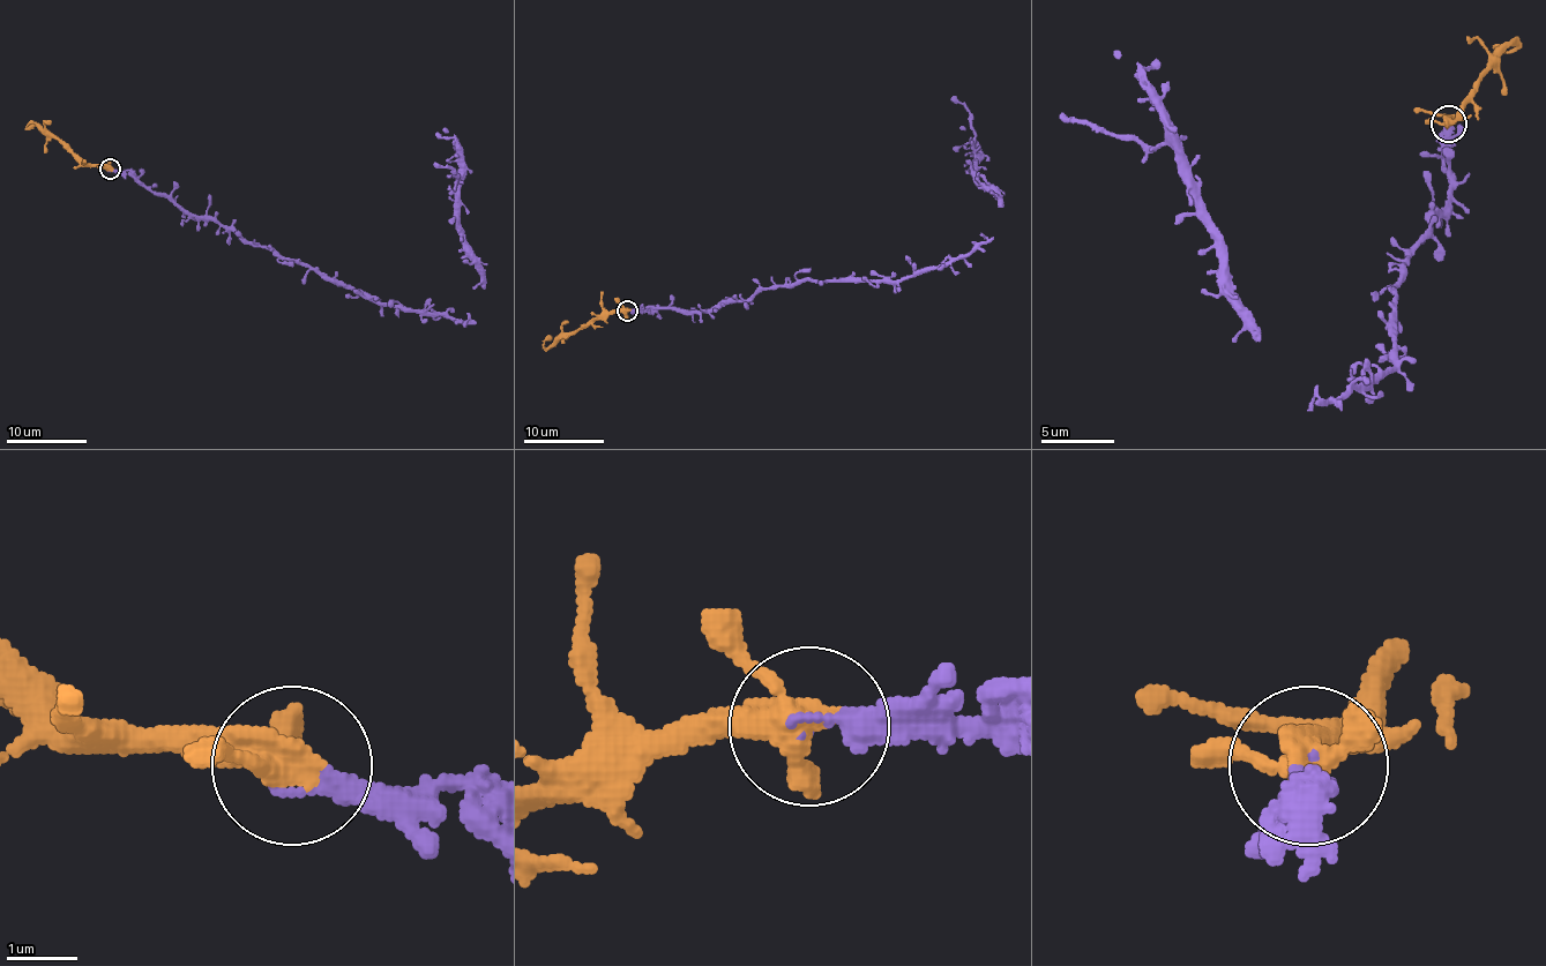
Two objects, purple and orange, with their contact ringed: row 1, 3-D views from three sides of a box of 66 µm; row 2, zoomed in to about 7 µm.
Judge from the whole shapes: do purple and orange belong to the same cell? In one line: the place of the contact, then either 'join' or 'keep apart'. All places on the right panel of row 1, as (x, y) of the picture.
place (1449, 124); join

